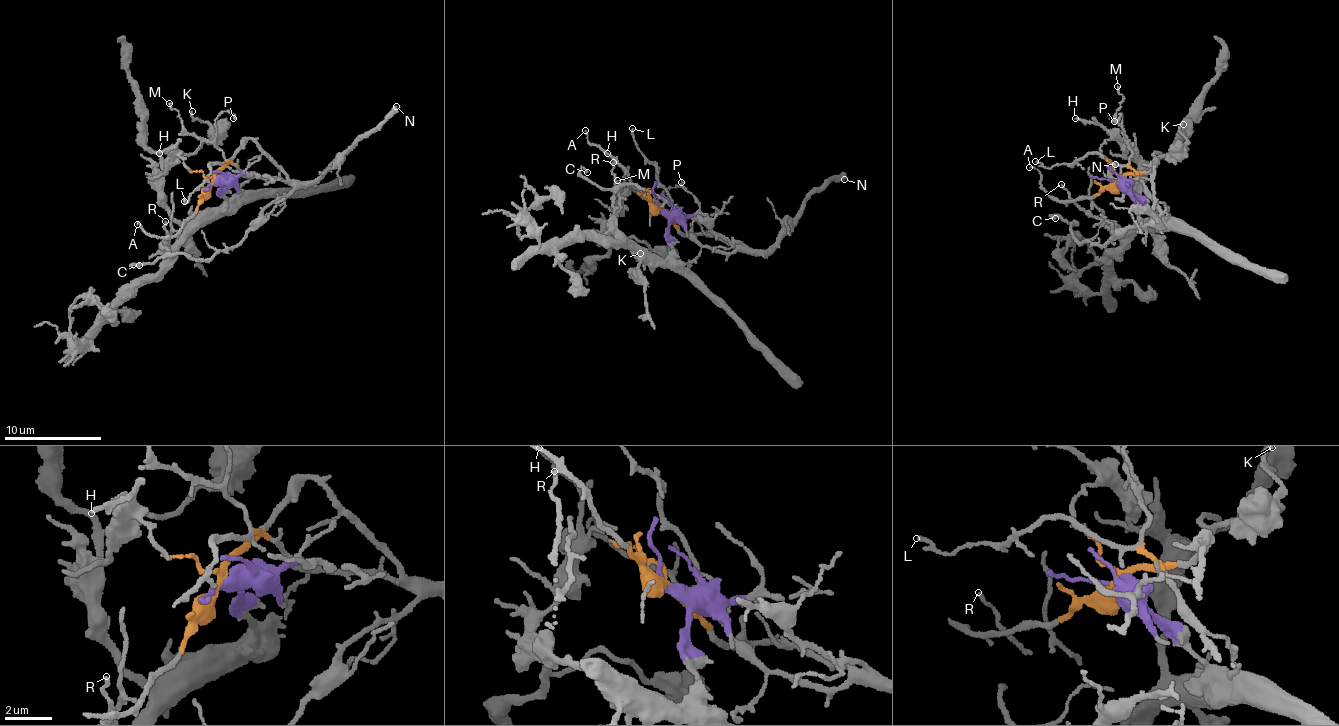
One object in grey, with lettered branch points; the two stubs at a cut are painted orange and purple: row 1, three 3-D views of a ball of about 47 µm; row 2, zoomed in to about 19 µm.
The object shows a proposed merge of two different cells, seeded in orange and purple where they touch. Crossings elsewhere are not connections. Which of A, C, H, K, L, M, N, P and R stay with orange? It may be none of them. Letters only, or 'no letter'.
A, C, L, M, N, P

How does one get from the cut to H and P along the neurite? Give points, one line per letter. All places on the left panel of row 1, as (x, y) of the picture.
H: (212, 183), (219, 184), (224, 205), (183, 223), (165, 209), (156, 179), (165, 173), (175, 146), (158, 154)
P: (212, 183), (224, 163), (224, 156), (214, 145), (214, 119), (229, 111), (234, 118)

